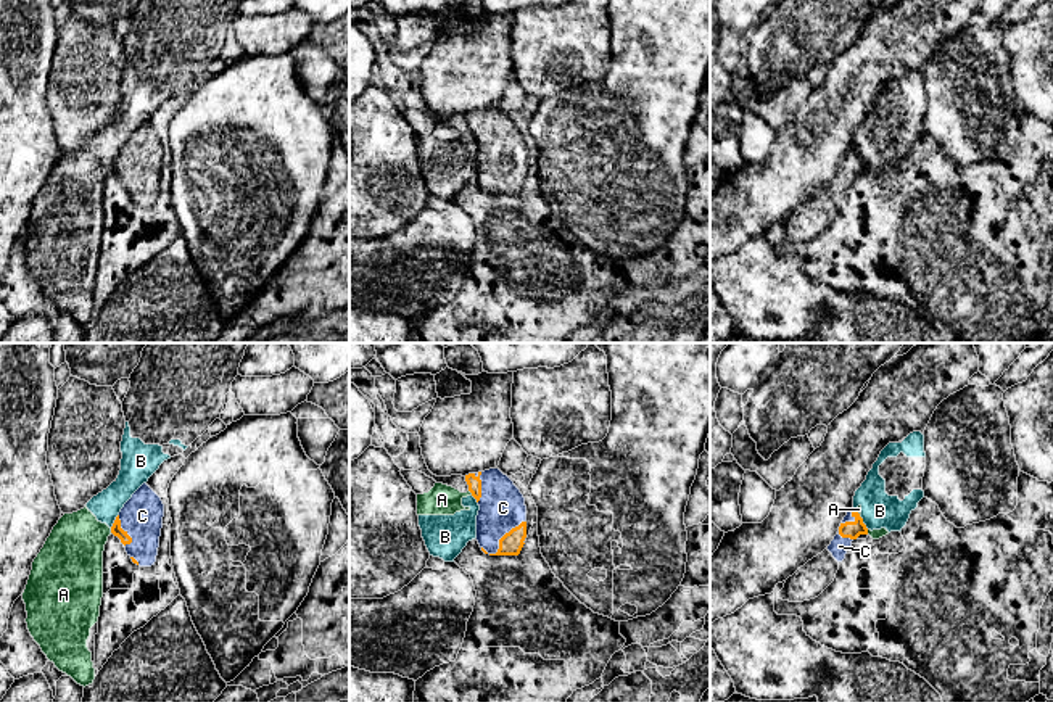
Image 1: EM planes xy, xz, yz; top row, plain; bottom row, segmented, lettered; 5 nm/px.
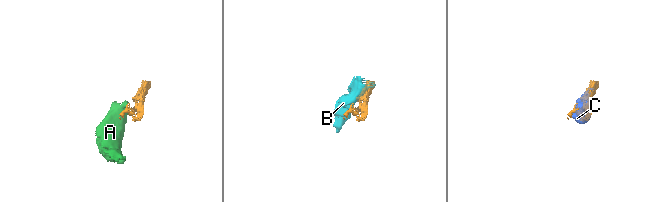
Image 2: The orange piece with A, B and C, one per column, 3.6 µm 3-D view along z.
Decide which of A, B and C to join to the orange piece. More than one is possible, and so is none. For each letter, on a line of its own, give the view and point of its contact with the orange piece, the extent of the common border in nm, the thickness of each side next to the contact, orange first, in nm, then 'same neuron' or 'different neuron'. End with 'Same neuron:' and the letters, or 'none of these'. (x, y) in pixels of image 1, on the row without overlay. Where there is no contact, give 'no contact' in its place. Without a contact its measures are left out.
A: xz (470, 131) | 40 nm | 70/160 nm | different neuron
B: xy (115, 160) | 80 nm | 60/150 nm | different neuron
C: xz (499, 181) | 260 nm | 110/220 nm | same neuron
Same neuron: C

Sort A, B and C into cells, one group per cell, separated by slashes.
A B / C

